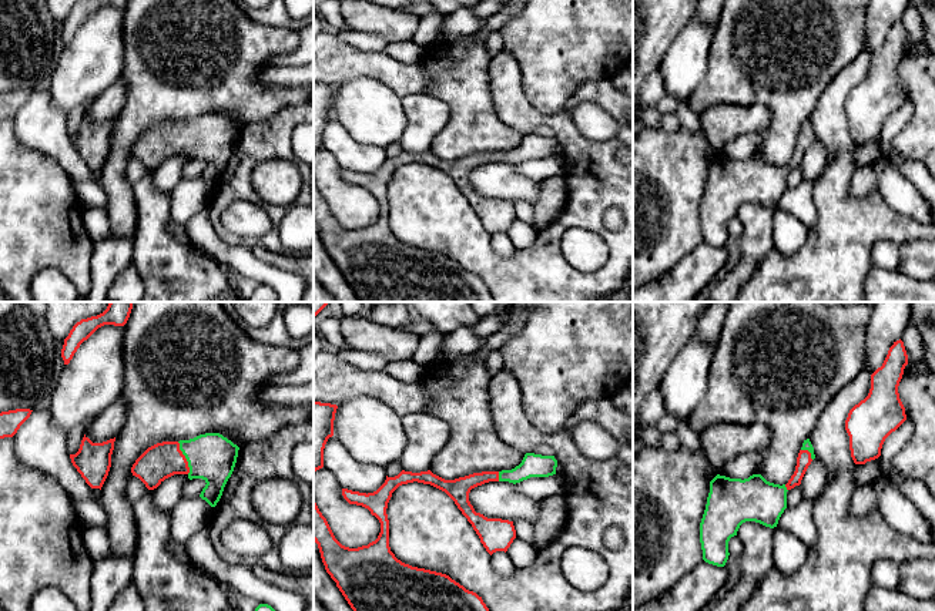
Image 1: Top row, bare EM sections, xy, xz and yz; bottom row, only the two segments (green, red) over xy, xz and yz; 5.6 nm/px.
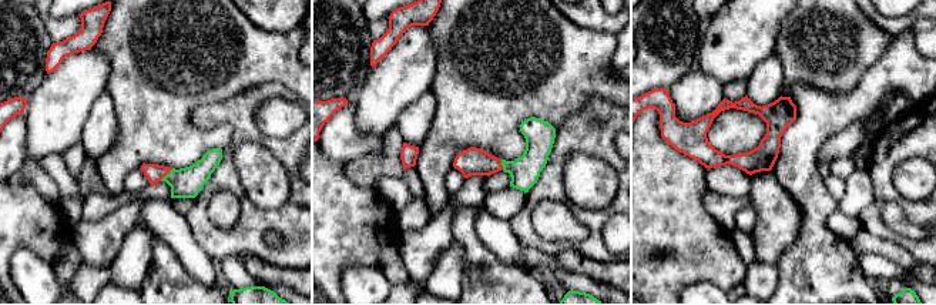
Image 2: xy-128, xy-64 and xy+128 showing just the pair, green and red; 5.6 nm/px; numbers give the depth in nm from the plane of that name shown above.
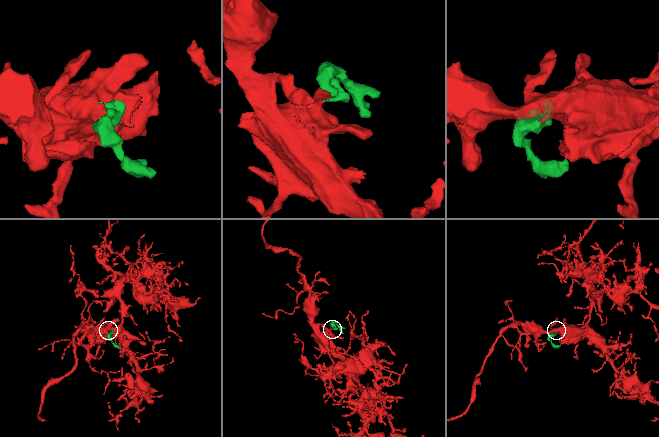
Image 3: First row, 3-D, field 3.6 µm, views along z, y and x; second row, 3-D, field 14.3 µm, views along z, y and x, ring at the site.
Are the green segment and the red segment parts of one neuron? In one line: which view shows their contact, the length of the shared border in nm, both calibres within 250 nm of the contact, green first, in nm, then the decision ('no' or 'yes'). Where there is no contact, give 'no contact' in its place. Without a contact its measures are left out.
xy | 200 nm | 260/200 nm | yes

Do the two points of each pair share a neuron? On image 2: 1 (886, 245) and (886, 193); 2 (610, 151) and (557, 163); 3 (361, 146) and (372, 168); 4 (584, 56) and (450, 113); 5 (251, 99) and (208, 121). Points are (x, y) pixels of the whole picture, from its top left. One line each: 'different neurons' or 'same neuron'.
1: different neurons
2: same neuron
3: different neurons
4: same neuron
5: same neuron

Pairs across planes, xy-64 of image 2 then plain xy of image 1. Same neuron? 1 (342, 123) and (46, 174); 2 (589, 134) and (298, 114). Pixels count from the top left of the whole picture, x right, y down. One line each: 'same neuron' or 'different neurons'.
1: different neurons
2: same neuron

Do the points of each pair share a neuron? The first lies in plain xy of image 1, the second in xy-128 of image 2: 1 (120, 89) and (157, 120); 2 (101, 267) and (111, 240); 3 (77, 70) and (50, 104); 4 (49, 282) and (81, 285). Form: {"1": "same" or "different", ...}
{"1": "different", "2": "same", "3": "same", "4": "different"}

